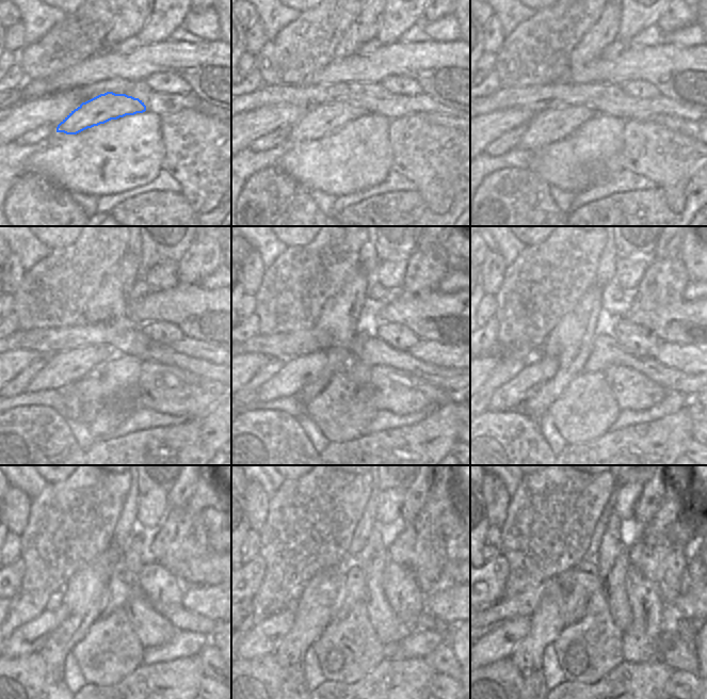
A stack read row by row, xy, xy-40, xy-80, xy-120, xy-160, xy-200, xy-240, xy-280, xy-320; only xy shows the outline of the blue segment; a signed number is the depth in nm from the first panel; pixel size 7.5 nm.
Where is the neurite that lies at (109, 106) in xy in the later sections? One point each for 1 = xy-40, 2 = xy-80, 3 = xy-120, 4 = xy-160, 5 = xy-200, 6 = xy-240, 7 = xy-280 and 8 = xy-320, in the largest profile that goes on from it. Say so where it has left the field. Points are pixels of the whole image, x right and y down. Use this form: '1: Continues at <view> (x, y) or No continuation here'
1: Continues at xy-40 (317, 122)
2: Continues at xy-80 (549, 126)
3: Continues at xy-120 (62, 369)
4: Continues at xy-160 (298, 371)
5: Continues at xy-200 (509, 396)
6: Continues at xy-240 (29, 638)
7: Continues at xy-280 (263, 638)
8: Continues at xy-320 (498, 644).

